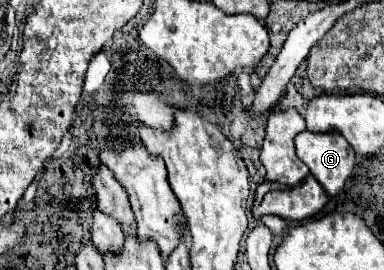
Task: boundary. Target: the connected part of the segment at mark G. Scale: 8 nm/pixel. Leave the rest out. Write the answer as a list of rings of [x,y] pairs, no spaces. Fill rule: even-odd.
[[[300,131],[296,135],[296,153],[328,195],[336,195],[344,187],[356,161],[354,149],[338,131]]]

